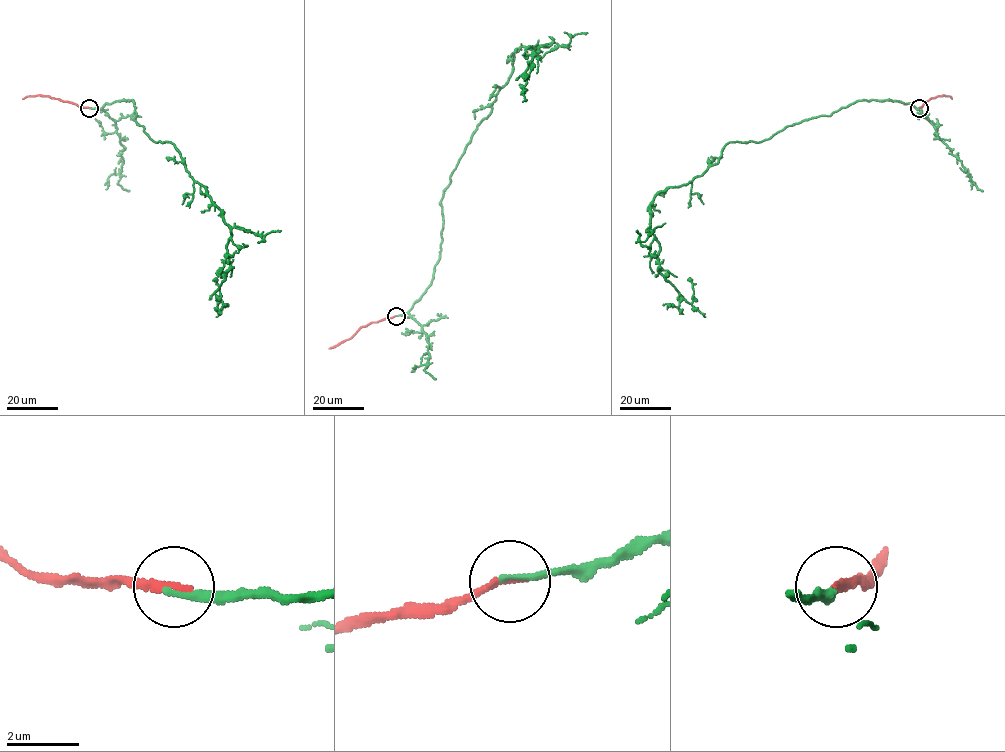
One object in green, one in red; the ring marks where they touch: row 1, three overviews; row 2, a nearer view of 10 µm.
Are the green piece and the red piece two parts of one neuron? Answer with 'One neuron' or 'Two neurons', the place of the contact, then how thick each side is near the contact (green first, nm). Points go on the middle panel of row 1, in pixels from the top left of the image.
One neuron. Place: (396, 316). Thickness 160 nm (green) against 220 nm

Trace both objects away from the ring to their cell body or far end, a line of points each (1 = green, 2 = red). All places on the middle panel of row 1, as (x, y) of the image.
1: (396, 316), (433, 277), (444, 190), (507, 82), (513, 53), (536, 46), (521, 75), (527, 90), (520, 84)
2: (396, 316), (361, 327), (349, 339), (329, 348)

